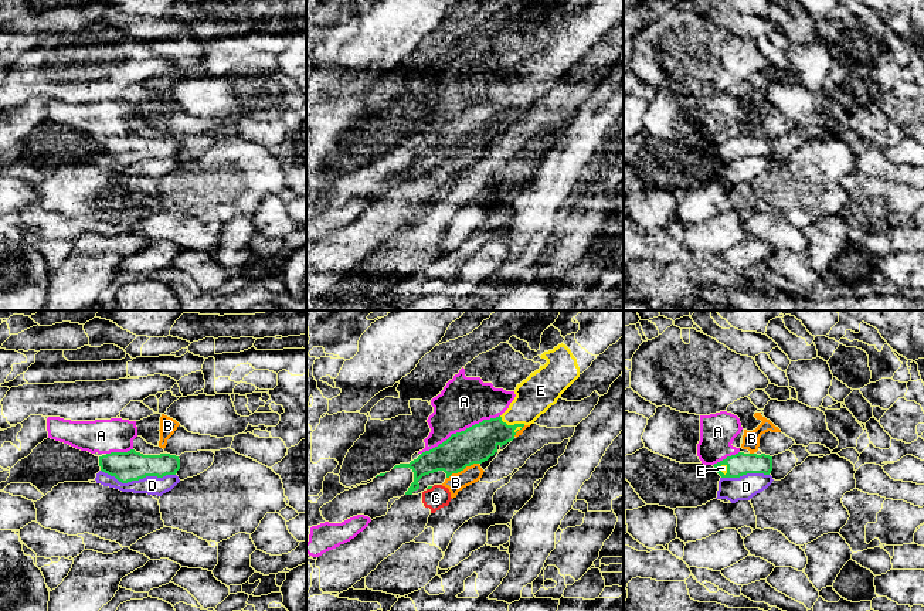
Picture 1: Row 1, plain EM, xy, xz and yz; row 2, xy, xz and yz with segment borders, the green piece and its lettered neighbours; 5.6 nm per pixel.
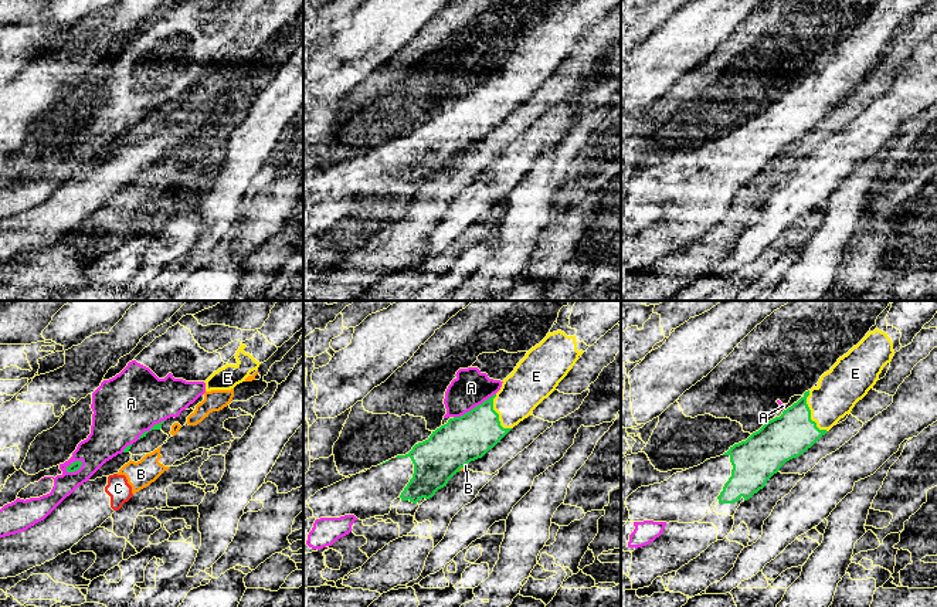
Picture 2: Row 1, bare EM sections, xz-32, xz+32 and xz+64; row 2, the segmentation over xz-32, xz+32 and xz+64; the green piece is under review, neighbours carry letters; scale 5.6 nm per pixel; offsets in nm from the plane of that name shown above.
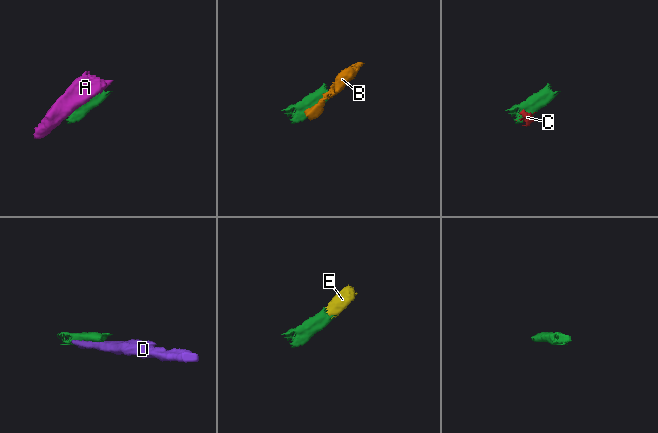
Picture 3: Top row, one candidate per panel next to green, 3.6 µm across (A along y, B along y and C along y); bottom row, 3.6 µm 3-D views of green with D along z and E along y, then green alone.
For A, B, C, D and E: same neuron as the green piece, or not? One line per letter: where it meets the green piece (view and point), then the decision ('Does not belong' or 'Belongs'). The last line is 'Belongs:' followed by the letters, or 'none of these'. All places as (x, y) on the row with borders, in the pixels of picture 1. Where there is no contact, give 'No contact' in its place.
A: Touches green at xz (461, 431). Does not belong
B: Touches green at xz (462, 469). Does not belong
C: Touches green at xz (430, 488). Does not belong
D: Touches green at xy (138, 479). Does not belong
E: Touches green at xz (512, 425). Belongs
Belongs: E

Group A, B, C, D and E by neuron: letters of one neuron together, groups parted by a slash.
A / B C / D / E

